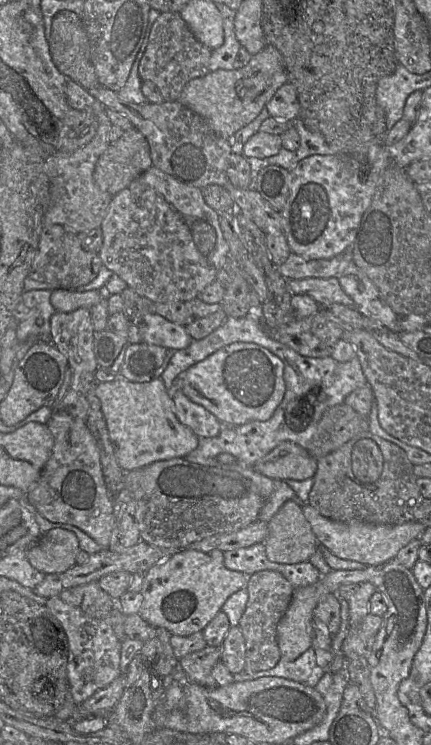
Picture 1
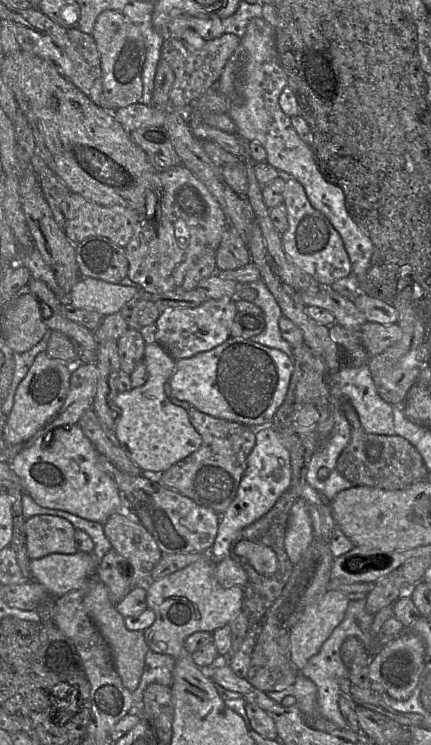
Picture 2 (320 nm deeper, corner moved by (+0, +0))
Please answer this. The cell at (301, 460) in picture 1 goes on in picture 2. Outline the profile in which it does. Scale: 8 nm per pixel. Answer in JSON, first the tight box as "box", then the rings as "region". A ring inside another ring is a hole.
{"box":[115,342,202,473],"region":[[[155,342],[145,344],[143,362],[148,372],[146,383],[115,397],[120,409],[115,433],[131,461],[144,472],[162,473],[197,451],[202,445],[202,437],[190,423],[187,410],[173,404],[164,392],[164,384],[172,376],[176,360]]]}

